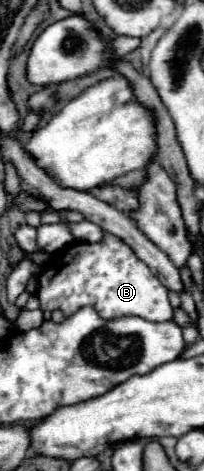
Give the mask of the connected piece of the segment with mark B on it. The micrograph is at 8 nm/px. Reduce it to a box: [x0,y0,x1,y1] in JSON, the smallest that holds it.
[38,233,172,321]

